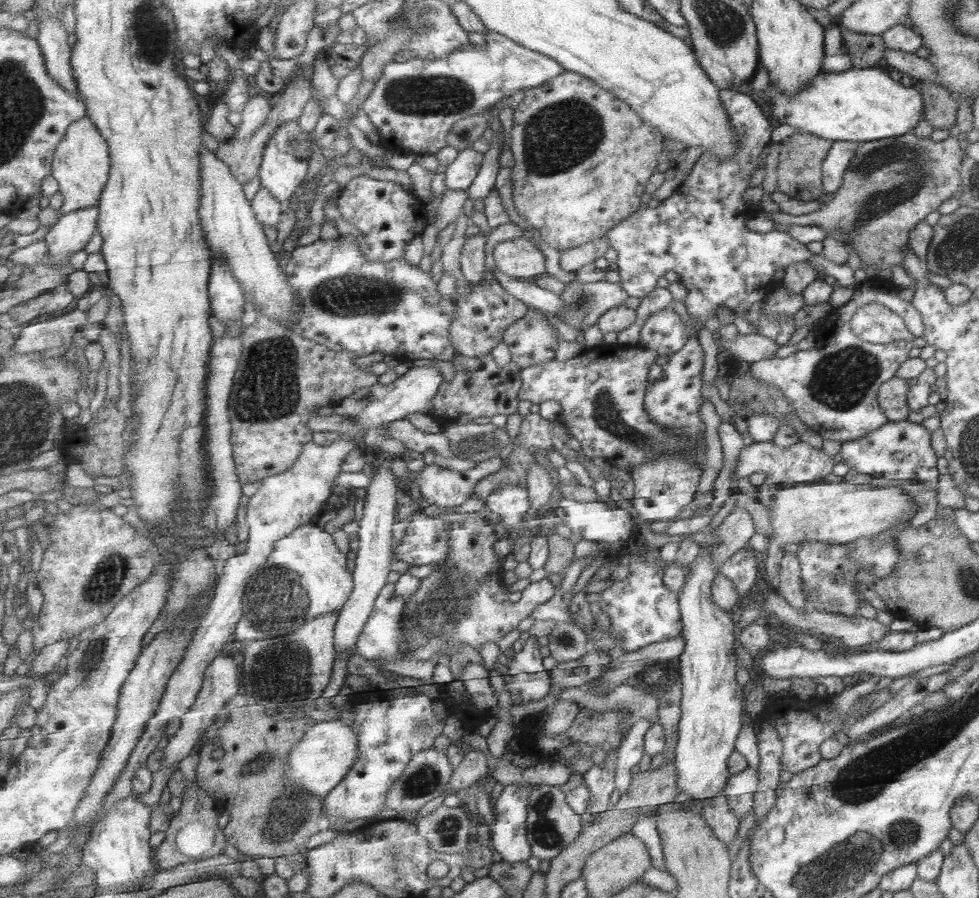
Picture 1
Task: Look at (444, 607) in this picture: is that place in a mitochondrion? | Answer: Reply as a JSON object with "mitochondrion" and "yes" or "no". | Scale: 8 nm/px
{"mitochondrion":"yes"}

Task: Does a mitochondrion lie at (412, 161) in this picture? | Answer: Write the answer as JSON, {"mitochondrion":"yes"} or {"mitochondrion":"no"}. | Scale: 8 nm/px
{"mitochondrion":"no"}

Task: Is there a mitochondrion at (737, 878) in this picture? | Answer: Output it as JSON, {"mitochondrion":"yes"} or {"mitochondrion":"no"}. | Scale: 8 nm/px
{"mitochondrion":"no"}

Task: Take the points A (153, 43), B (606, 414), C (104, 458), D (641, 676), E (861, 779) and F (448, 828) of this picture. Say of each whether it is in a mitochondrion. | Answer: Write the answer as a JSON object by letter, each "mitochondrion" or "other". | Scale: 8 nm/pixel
{"A":"mitochondrion","B":"mitochondrion","C":"other","D":"other","E":"mitochondrion","F":"mitochondrion"}

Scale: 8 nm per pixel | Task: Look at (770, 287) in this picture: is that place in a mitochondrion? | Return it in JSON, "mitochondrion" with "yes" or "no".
{"mitochondrion":"no"}

